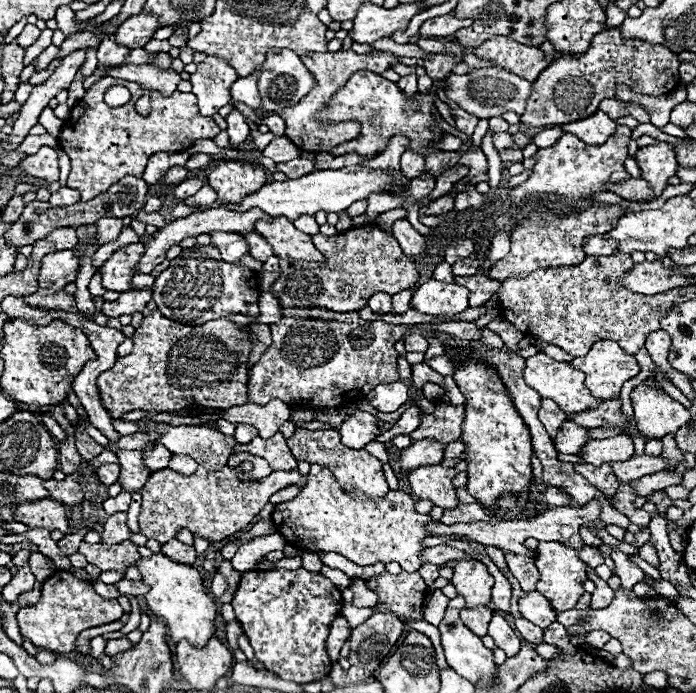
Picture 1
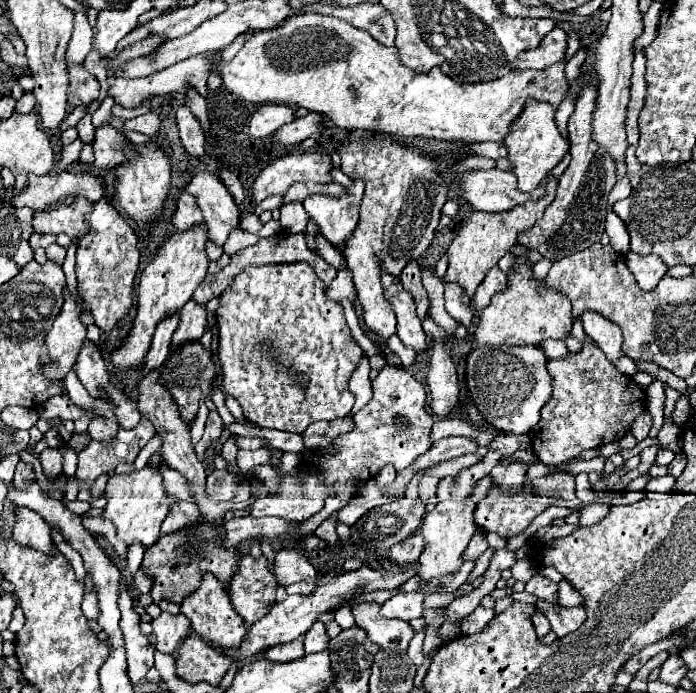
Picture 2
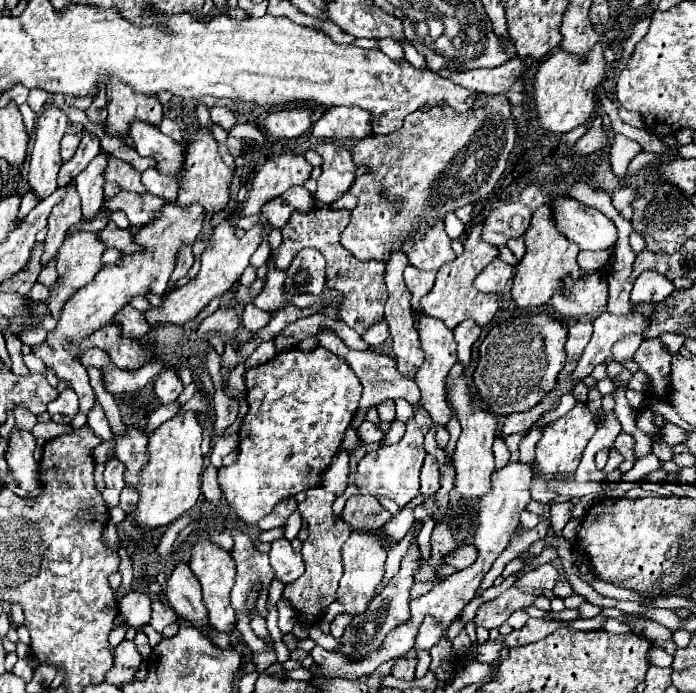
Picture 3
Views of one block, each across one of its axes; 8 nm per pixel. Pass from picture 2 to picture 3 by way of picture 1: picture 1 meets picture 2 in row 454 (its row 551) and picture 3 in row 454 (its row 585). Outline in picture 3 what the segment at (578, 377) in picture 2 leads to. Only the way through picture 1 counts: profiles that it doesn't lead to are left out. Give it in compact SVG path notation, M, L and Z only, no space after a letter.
M576 402L576 406L562 418L542 426L542 438L536 444L536 464L544 474L570 474L578 468L582 452L596 432L596 420L588 408L588 402Z

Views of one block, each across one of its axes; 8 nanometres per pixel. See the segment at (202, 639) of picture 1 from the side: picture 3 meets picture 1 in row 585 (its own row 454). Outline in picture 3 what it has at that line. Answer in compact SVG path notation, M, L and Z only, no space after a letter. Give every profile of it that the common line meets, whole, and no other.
M176 414L148 436L148 464L140 470L138 494L140 500L134 508L134 520L142 528L162 528L190 510L200 496L200 474L204 456L200 452L202 428L196 414Z

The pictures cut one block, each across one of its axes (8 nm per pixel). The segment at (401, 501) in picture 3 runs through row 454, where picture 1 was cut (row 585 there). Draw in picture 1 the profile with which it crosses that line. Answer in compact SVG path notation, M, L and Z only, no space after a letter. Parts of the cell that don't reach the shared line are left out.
M402 570L398 575L385 571L366 580L366 588L376 592L378 604L384 604L400 620L406 620L406 618L422 620L424 618L422 606L426 598L426 584L418 571L409 573Z

